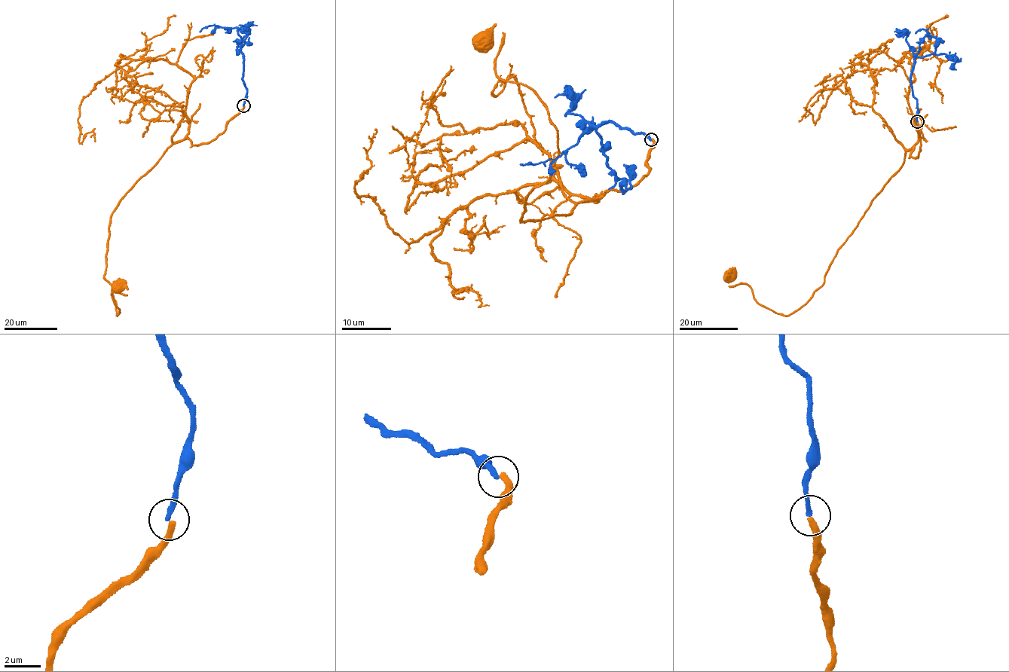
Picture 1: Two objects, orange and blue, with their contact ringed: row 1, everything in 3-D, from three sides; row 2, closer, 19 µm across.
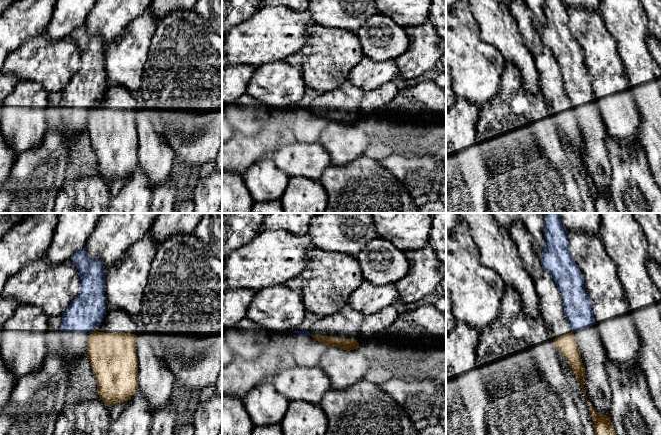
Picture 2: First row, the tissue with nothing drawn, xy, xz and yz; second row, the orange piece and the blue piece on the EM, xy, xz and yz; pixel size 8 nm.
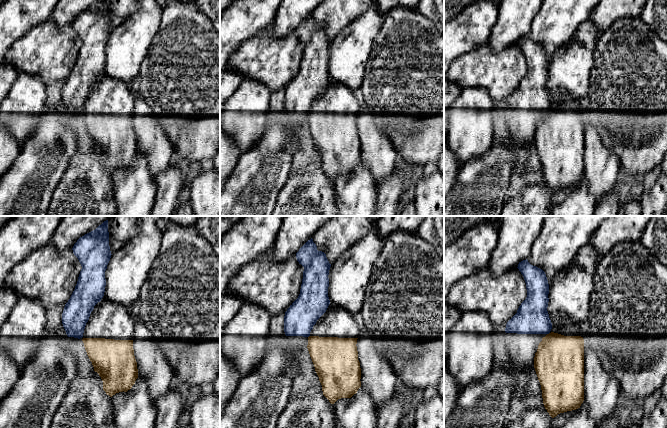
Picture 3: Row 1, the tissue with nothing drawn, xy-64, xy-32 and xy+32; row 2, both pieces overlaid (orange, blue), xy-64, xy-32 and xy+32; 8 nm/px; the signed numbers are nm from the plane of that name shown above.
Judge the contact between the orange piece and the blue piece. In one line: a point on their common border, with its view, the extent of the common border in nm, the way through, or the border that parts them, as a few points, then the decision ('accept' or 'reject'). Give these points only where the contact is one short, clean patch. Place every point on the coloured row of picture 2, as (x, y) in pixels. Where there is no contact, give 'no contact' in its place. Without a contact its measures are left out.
contact xy (93, 331); length 40 nm; border xy (94, 330), (90, 332); reject

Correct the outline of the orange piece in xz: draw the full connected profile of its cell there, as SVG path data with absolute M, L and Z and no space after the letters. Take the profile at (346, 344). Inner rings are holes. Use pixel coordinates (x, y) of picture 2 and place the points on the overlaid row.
M349 304L337 312L320 317L309 329L311 337L328 347L338 347L350 351L362 343L360 327L364 315Z

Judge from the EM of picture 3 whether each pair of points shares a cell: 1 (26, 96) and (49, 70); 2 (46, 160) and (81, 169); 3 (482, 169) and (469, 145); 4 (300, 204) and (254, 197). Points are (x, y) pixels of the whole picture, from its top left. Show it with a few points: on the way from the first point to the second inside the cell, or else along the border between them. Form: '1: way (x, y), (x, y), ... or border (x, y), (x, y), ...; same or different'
1: border (18, 72), (24, 71), (37, 75), (46, 86); different
2: border (69, 165), (56, 186); different
3: border (493, 141), (486, 152), (472, 156), (461, 164); different
4: border (286, 179), (274, 205); different

